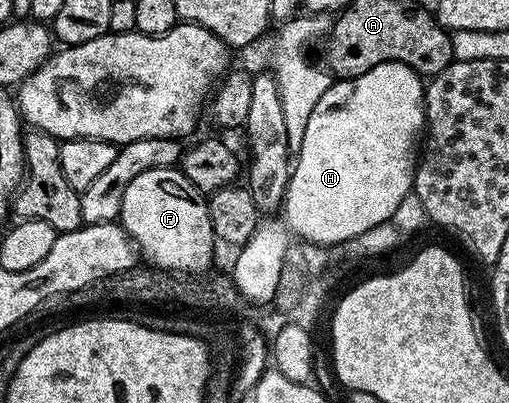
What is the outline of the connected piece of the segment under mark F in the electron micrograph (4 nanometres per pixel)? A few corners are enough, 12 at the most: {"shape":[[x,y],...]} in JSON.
{"shape":[[177,167],[139,173],[119,222],[146,264],[210,270],[206,196]]}

